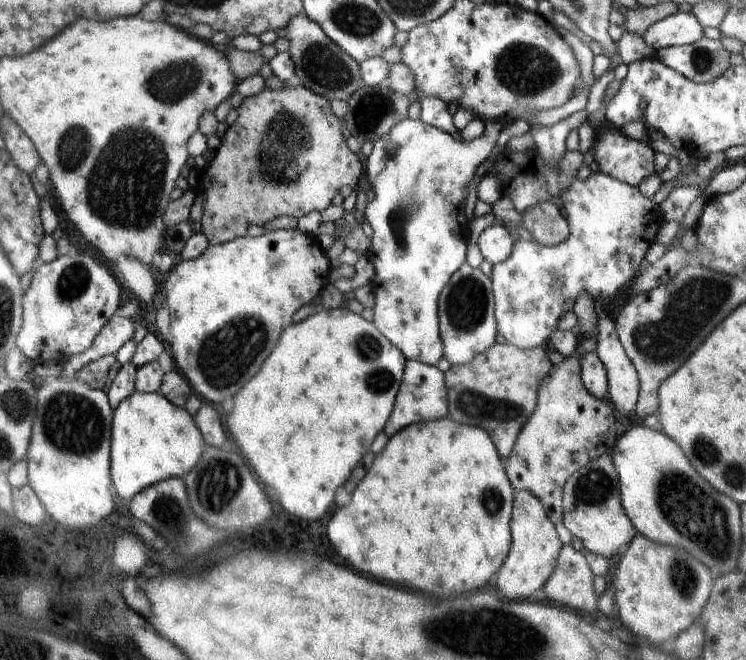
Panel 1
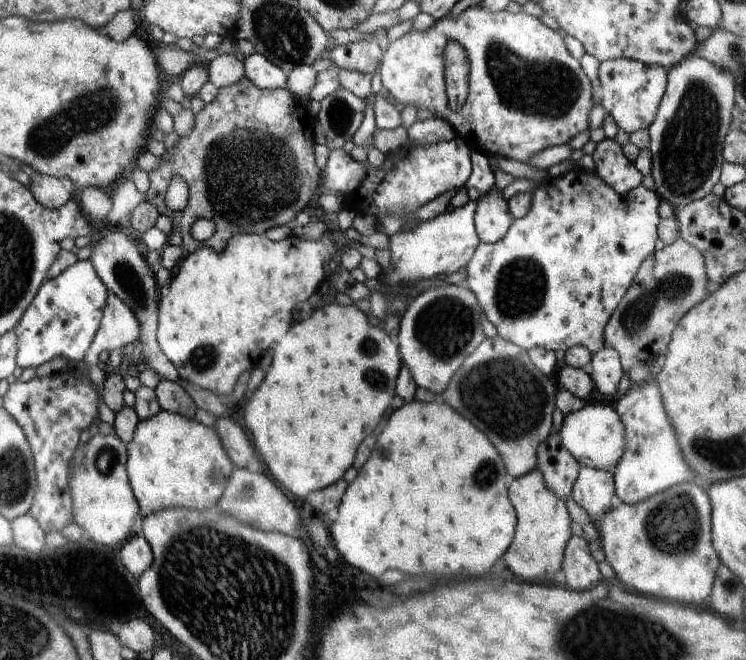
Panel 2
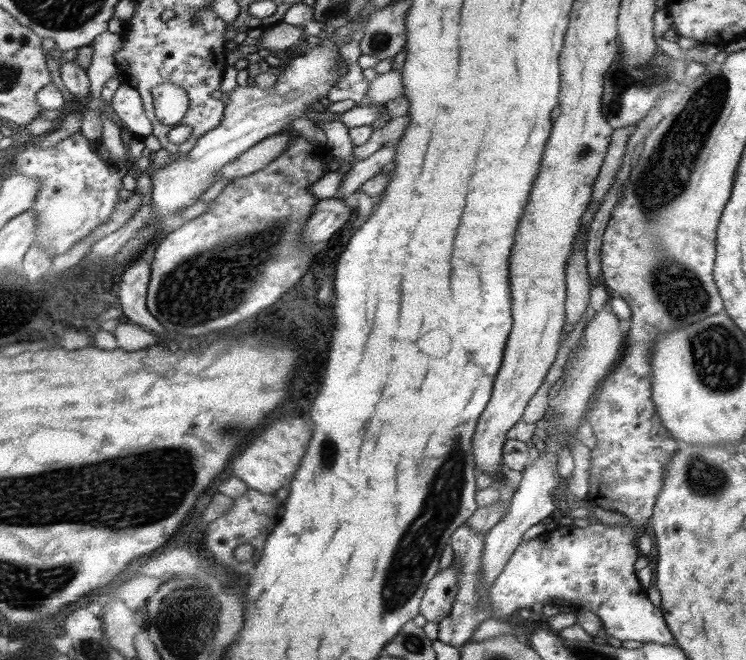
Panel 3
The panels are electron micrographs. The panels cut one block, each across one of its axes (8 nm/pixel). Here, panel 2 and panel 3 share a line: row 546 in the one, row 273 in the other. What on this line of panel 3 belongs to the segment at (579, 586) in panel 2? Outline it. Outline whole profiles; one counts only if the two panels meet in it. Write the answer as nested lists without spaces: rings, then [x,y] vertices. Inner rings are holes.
[[[636,124],[626,125],[624,128],[613,129],[613,133],[610,139],[610,143],[607,148],[606,156],[604,157],[603,163],[601,164],[599,175],[595,178],[594,184],[592,185],[592,196],[587,209],[584,211],[584,214],[581,218],[581,227],[579,228],[578,234],[576,235],[573,251],[570,253],[570,256],[566,261],[566,270],[565,270],[565,291],[566,291],[566,300],[565,300],[565,323],[563,324],[563,329],[561,332],[561,340],[564,342],[565,338],[569,335],[569,332],[572,332],[572,329],[575,328],[576,322],[582,318],[582,315],[587,311],[587,306],[590,298],[590,289],[591,284],[589,280],[589,272],[587,269],[587,258],[585,255],[585,242],[587,242],[587,225],[590,225],[592,219],[600,205],[603,203],[605,196],[608,194],[610,187],[615,183],[616,175],[618,174],[618,169],[623,164],[623,158],[626,156],[626,149],[628,140],[634,134],[636,130]]]

